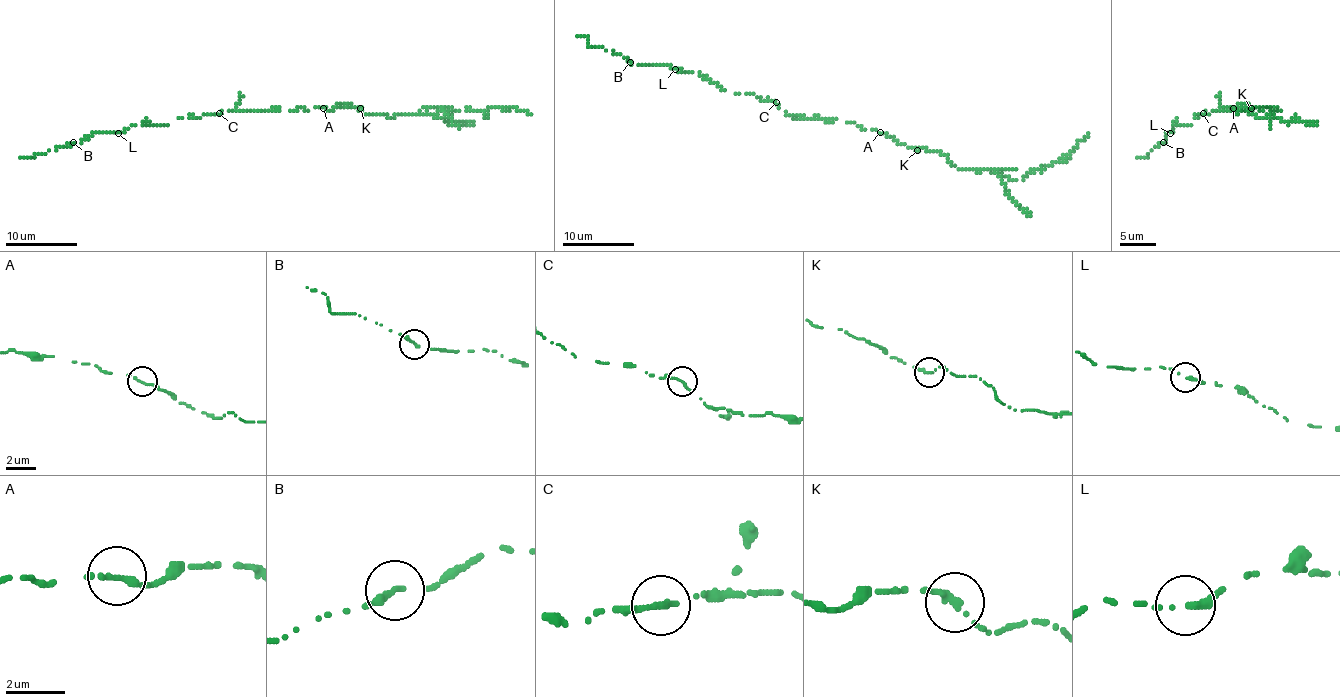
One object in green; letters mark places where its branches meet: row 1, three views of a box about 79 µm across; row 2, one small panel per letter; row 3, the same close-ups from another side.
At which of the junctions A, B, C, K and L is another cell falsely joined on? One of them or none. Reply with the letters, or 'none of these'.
none of these

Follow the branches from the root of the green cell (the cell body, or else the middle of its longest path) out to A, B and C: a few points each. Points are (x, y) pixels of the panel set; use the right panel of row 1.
A: (1221, 110), (1233, 108)
B: (1221, 110), (1201, 113), (1194, 117), (1192, 124), (1172, 126), (1172, 131), (1165, 133), (1167, 131), (1163, 142)
C: (1221, 110), (1203, 113)

